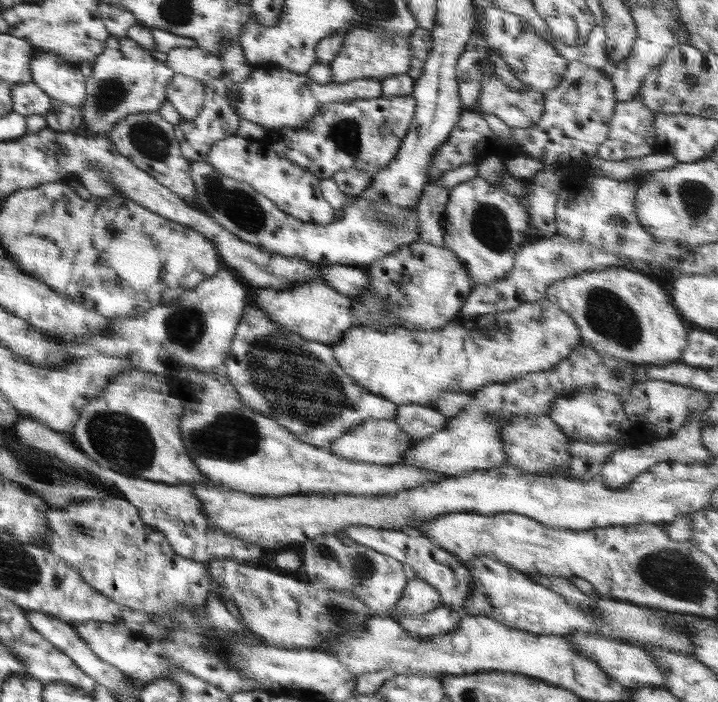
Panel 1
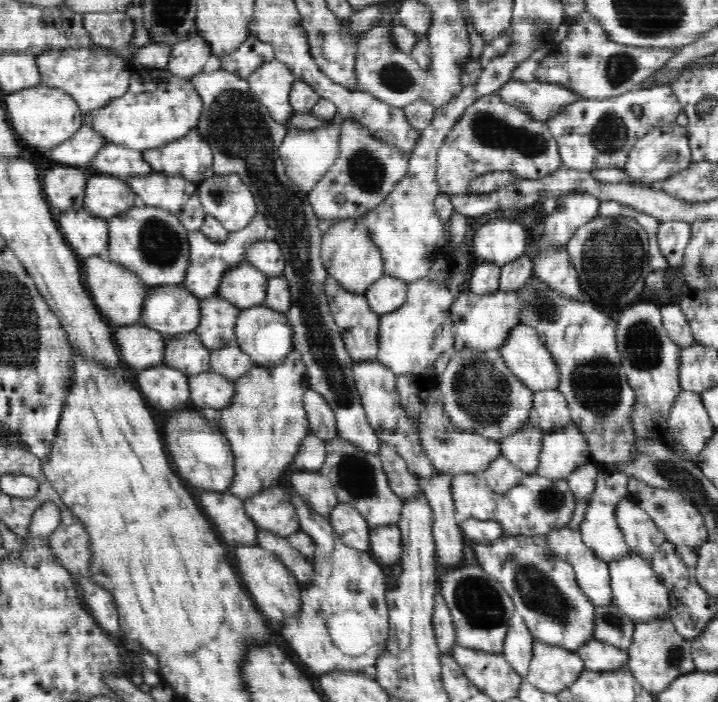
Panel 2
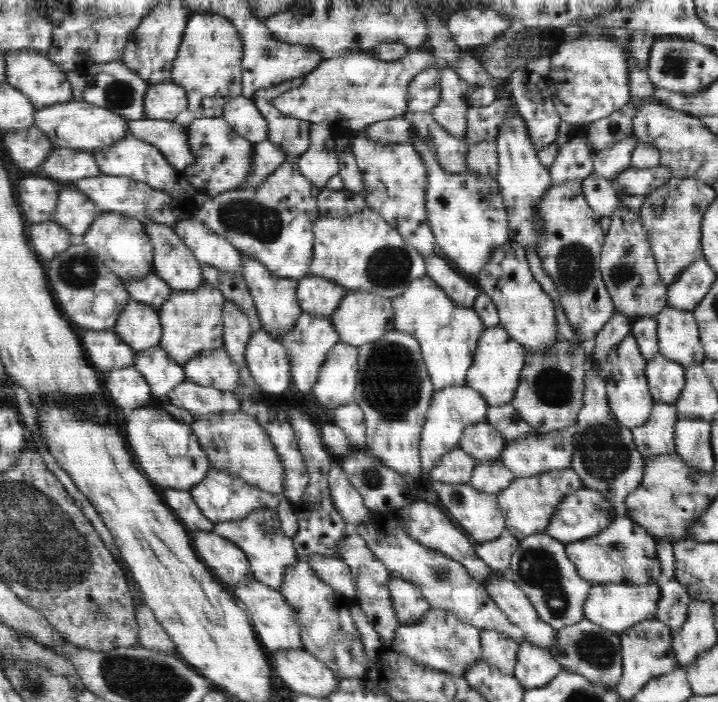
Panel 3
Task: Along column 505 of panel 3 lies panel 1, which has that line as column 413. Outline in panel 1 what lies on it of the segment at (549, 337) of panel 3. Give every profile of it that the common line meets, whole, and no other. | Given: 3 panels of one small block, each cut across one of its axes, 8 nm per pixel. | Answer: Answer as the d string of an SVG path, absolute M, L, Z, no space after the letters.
M418 242L408 247L400 247L392 254L376 263L362 267L369 275L370 290L358 298L350 298L350 311L354 315L356 327L406 327L409 330L435 330L455 320L459 316L466 297L472 292L472 283L465 266L454 251L446 247L436 247L426 242Z

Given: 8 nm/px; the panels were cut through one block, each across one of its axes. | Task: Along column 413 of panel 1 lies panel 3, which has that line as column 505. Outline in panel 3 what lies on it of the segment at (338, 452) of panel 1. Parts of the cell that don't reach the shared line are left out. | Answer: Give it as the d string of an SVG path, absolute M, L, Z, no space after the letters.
M484 421L466 427L461 440L458 440L458 447L478 462L498 463L507 443L508 440L503 438L492 423Z

